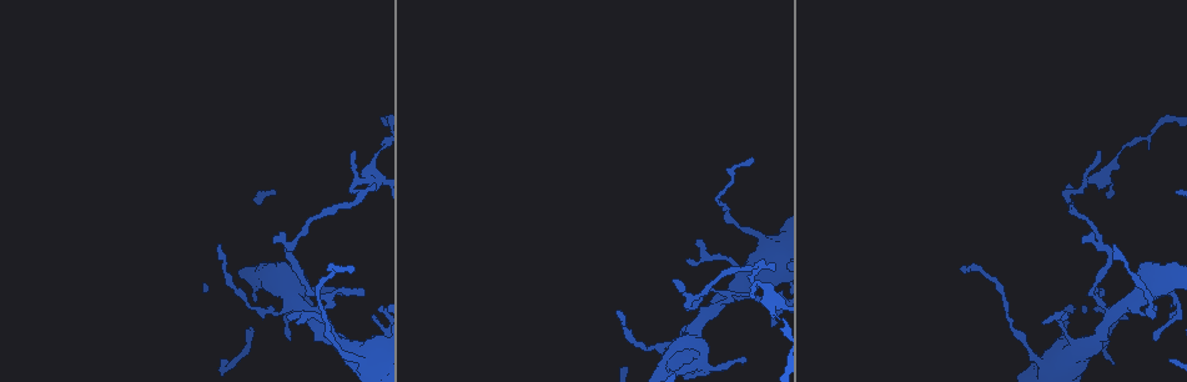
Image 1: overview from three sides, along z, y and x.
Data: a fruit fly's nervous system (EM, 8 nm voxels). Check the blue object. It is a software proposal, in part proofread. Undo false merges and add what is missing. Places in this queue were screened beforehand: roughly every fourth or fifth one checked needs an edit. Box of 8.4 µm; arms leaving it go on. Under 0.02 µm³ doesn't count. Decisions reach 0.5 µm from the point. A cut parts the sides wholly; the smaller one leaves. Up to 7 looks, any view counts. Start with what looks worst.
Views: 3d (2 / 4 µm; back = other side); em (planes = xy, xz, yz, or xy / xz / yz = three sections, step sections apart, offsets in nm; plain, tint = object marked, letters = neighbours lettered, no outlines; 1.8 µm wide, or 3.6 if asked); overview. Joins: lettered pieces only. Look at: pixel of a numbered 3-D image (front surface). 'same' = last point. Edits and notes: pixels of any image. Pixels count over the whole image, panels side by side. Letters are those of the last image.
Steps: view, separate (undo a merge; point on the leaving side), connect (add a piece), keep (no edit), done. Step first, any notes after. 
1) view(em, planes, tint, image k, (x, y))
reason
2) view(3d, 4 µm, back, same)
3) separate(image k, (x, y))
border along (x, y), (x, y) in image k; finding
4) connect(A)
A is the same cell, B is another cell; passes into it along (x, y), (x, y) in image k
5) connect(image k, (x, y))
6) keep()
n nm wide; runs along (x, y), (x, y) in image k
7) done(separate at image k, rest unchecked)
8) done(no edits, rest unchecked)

view(3d, 4 µm, image 1, (354, 202))
abrupt turn

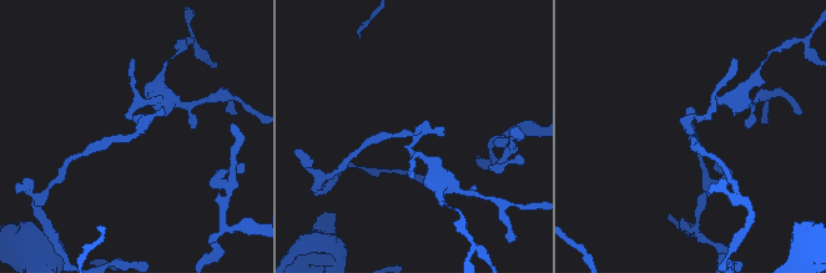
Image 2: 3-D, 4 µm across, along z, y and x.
view(em, yz, step 16, letters, image 2, (693, 136))

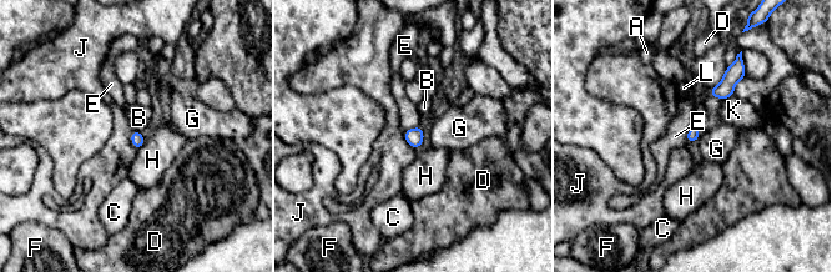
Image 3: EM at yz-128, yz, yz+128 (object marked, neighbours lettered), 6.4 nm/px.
keep()
J touches over 130 nm; A, B, C, D, E, F, G, H, J, K and L are other cells; border along (692, 125), (687, 131), (687, 142) in image 3; one neuron here

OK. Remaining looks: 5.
view(3d, 2 µm, image 1, (1107, 324))
three arms meet

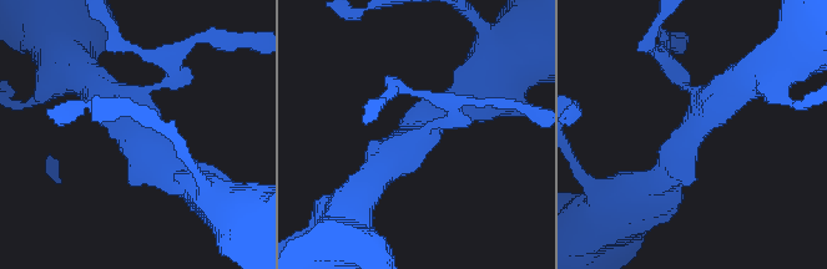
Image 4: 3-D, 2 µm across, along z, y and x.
view(em, planes, letters, image 4, (690, 128))

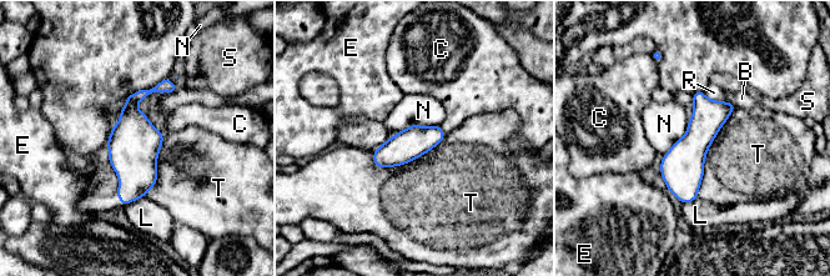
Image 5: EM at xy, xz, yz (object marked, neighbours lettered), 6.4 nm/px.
keep()
T touches over 650 nm; B, C, E, L, N, R, S and T are other cells; border along (439, 124), (411, 124), (397, 133) in image 5; all the same neuron

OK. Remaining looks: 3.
view(3d, 4 µm, image 1, (961, 267))
branch stops here

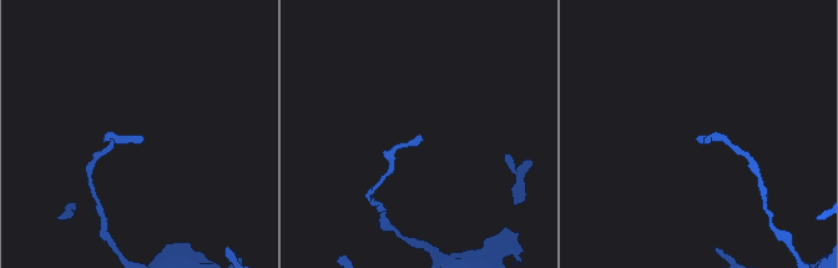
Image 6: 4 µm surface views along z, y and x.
view(em, yz, step 4, plain, image 6, (699, 137))

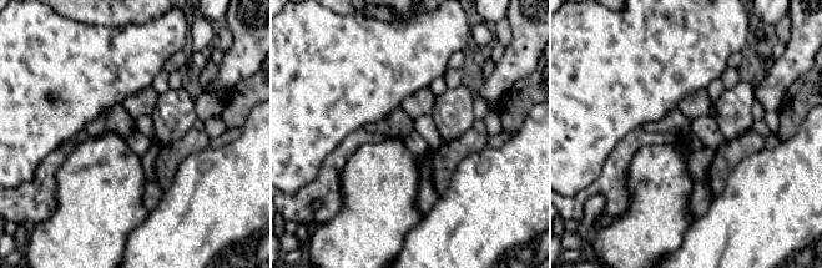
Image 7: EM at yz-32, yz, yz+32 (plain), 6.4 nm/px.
view(em, yz, step 4, letters, same)
see the neighbours

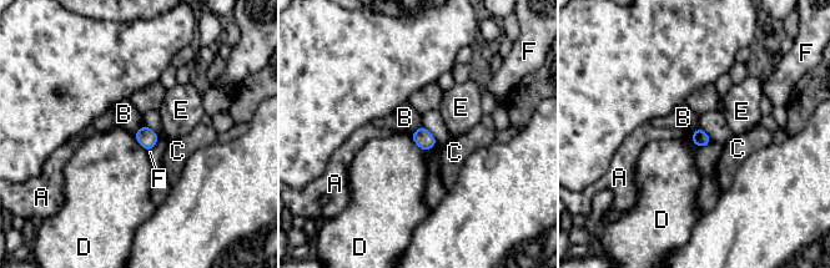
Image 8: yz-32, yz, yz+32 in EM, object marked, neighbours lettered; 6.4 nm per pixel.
keep()
A, B, C, D, E and F are other cells; border along (144, 124), (134, 135) in image 8; no lettered piece goes on from it

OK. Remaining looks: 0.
done(no edits, rest unchecked)

